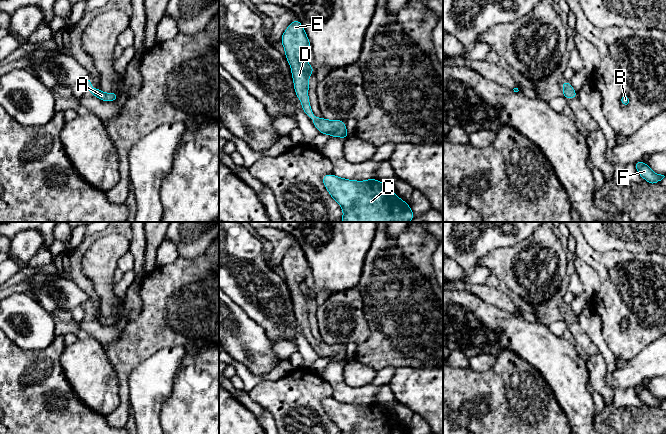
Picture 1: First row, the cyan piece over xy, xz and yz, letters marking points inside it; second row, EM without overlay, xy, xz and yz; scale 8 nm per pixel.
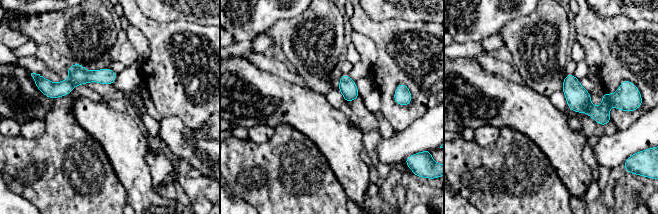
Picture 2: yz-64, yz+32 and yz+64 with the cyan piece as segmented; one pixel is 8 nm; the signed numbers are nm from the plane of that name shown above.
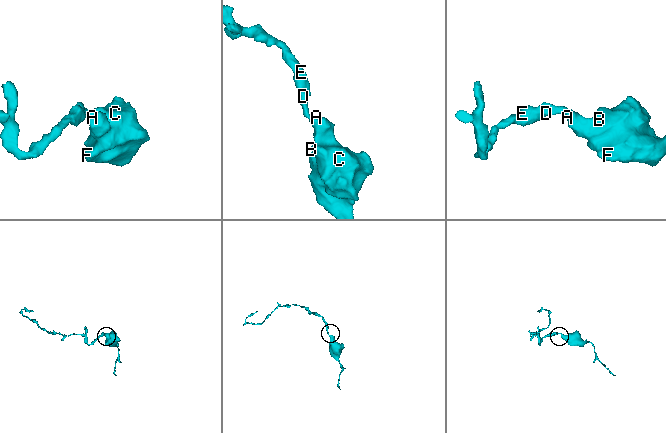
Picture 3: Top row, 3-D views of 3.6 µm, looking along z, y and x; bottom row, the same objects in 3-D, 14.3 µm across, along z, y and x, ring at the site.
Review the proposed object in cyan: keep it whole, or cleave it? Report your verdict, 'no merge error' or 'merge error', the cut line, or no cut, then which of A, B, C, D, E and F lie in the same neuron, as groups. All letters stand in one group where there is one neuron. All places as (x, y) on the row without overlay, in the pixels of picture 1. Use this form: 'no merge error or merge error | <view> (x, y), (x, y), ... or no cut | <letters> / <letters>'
no merge error | no cut | A B C D E F

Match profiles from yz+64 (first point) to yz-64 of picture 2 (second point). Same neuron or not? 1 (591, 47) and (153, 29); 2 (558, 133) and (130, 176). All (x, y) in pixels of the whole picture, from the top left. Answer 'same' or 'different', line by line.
1: different
2: same

